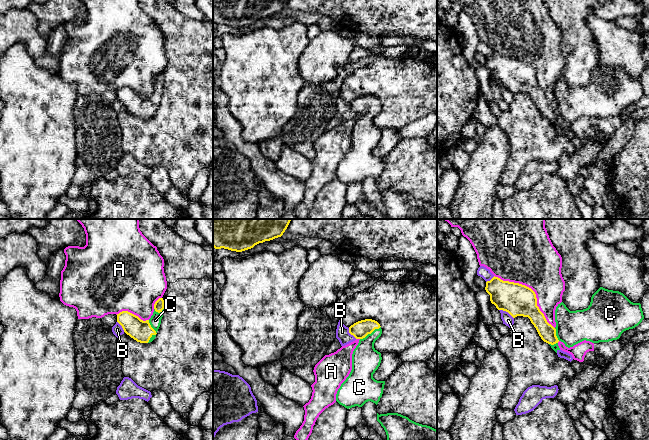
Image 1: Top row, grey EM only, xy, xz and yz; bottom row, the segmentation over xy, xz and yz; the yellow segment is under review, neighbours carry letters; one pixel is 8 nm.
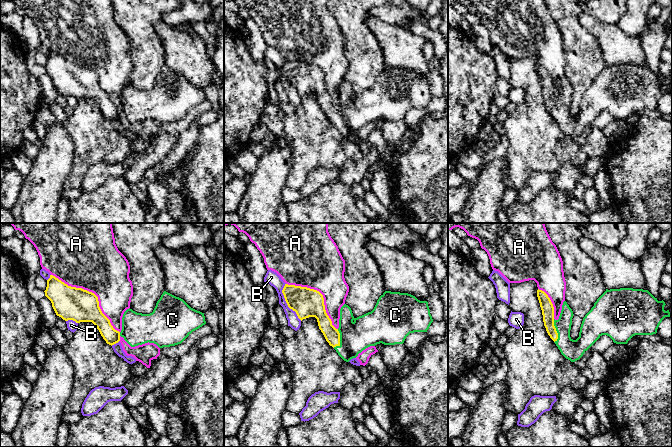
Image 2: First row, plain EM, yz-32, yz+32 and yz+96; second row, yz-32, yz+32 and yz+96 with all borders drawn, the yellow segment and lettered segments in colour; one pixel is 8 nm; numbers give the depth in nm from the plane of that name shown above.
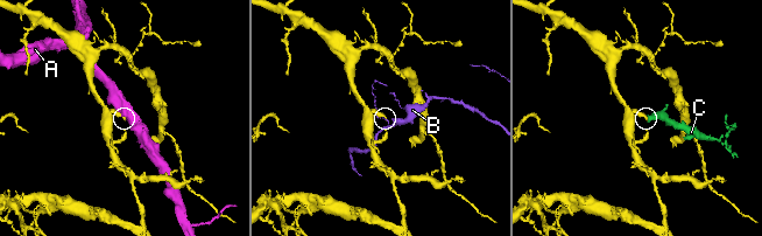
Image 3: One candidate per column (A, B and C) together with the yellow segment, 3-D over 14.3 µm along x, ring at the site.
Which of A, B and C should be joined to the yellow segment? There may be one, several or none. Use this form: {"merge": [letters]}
{"merge": ["C"]}

